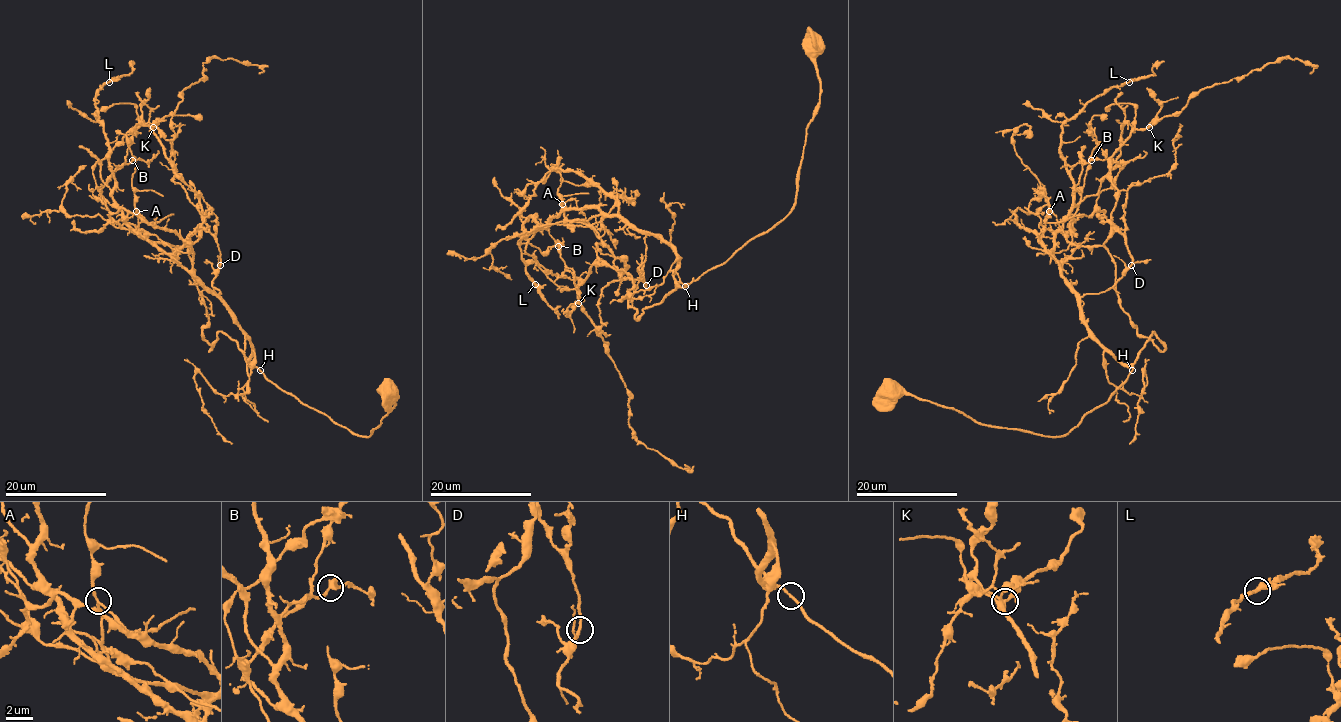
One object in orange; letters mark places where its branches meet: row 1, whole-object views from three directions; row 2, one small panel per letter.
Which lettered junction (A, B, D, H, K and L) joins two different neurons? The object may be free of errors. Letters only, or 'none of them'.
none of them

